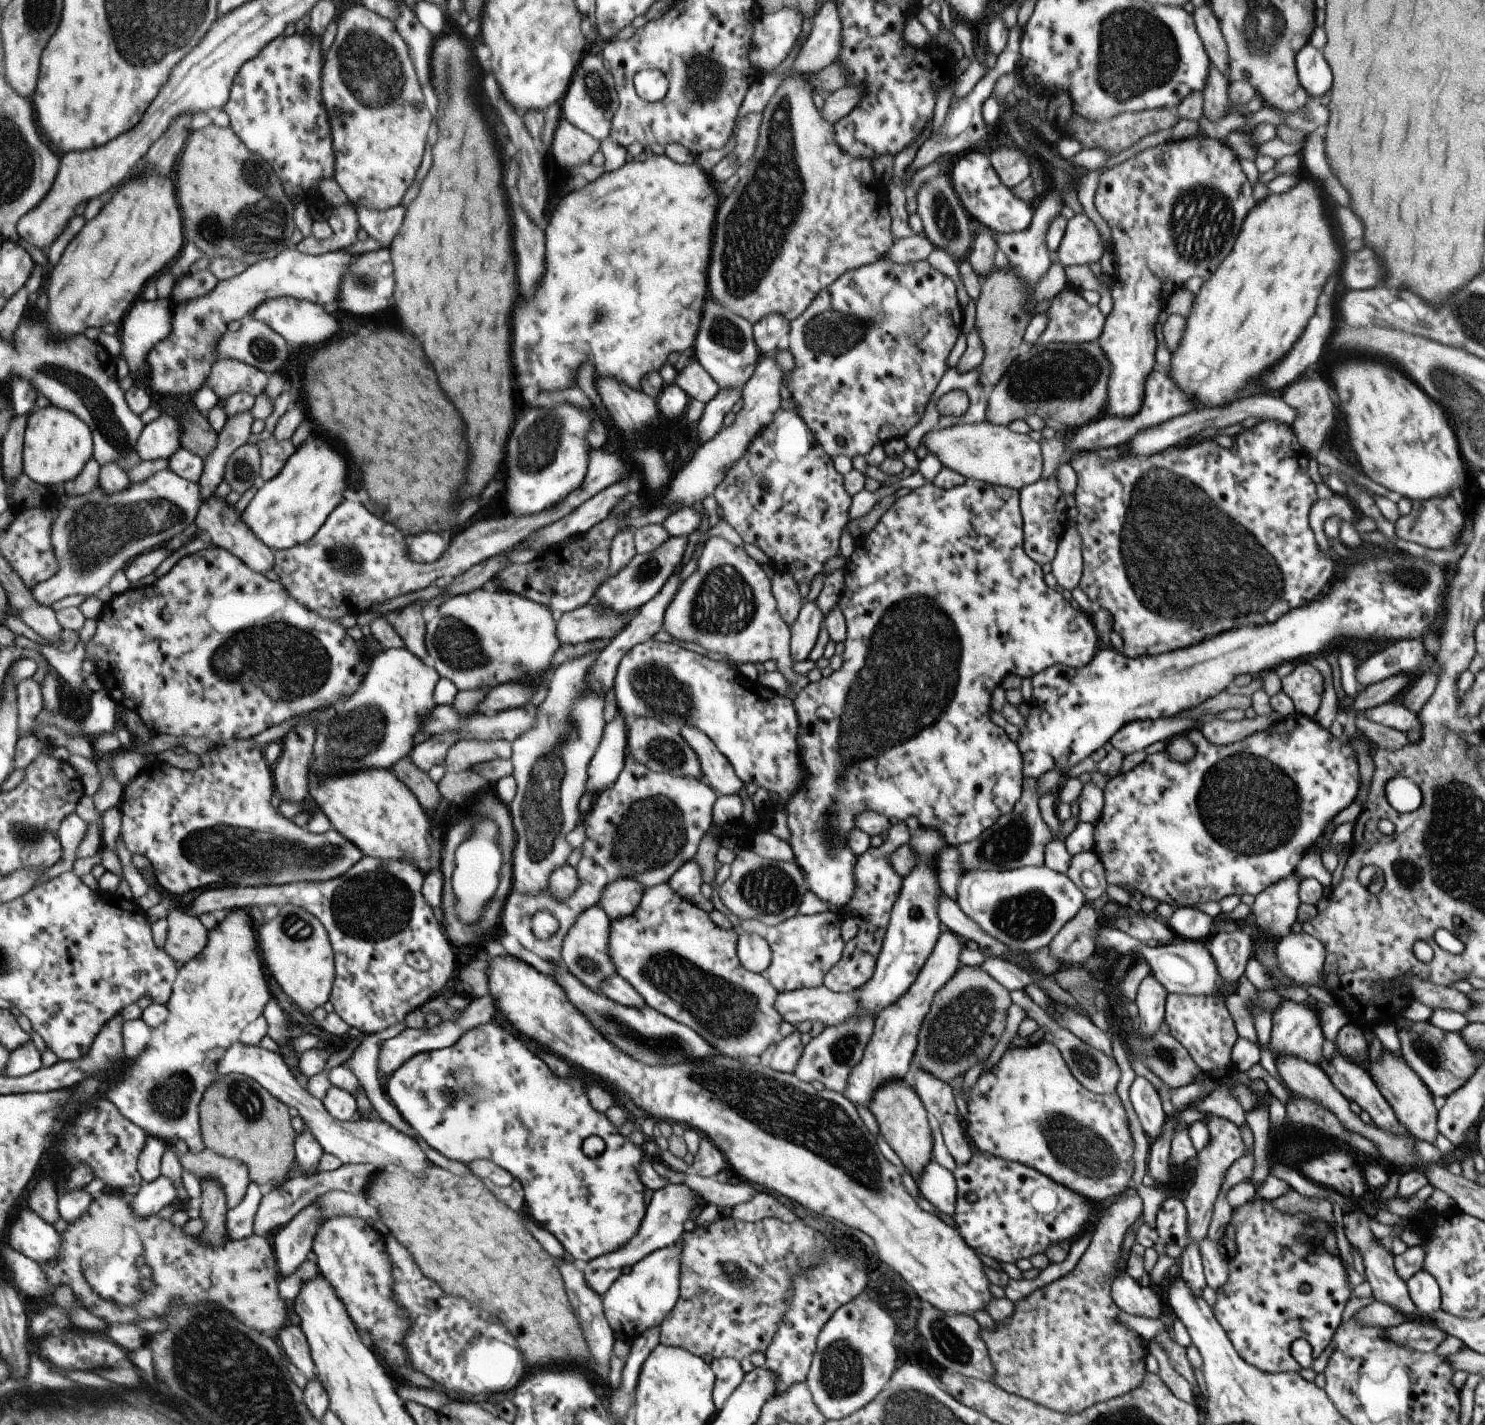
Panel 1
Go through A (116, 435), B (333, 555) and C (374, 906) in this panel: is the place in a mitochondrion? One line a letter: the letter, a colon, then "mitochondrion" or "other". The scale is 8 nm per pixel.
A: mitochondrion
B: mitochondrion
C: mitochondrion

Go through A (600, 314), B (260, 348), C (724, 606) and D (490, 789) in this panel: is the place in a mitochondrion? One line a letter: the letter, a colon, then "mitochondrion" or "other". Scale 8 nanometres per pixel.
A: mitochondrion
B: mitochondrion
C: mitochondrion
D: other

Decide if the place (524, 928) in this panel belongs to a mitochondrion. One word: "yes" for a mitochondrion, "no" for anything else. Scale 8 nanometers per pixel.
no

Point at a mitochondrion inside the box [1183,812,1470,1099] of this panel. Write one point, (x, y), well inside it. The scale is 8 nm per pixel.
(1426, 1050)

